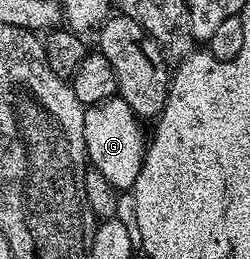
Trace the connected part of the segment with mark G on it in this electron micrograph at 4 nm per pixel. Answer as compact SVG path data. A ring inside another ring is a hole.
M92 106L84 114L84 151L86 160L97 168L116 189L131 189L136 183L138 174L144 168L146 151L146 128L136 117L134 110L126 106ZM144 128L145 132L144 132Z

